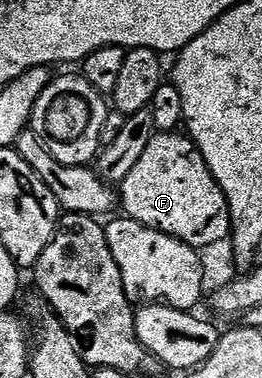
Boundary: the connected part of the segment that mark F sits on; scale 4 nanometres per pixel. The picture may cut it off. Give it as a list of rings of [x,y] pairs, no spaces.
[[[181,132],[171,134],[154,133],[151,144],[143,151],[143,157],[131,168],[127,180],[119,184],[119,206],[134,222],[143,224],[152,230],[163,232],[172,238],[178,238],[180,242],[186,242],[188,246],[202,248],[201,246],[213,246],[230,237],[229,205],[225,199],[225,193],[219,188],[219,184],[211,176],[203,156],[197,151],[197,145],[192,138]]]

